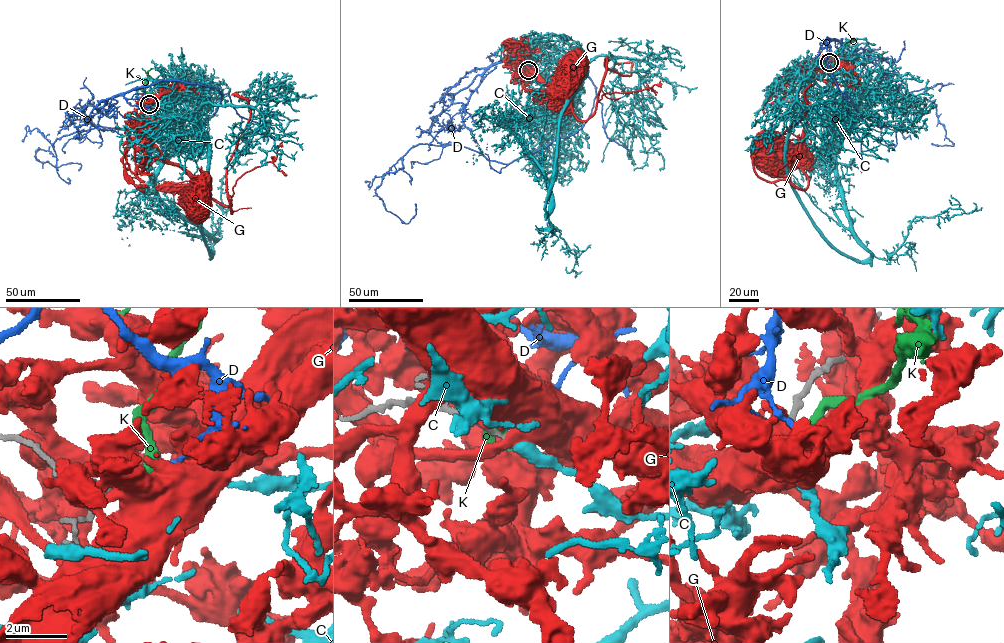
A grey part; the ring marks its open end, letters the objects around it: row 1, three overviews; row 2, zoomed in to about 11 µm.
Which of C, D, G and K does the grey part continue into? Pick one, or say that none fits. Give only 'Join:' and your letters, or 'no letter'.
Join: C

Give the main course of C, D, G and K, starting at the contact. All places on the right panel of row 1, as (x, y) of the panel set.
C: (829, 62), (851, 84), (836, 176), (854, 230), (876, 257), (895, 252), (916, 217), (981, 207)
D: (829, 62), (829, 39), (868, 126), (897, 129), (899, 85), (935, 104), (954, 146), (931, 143)
G: (829, 61), (810, 72), (797, 156), (806, 188), (764, 180), (753, 155), (800, 119), (810, 84)
K: (829, 62), (850, 39), (855, 41)

